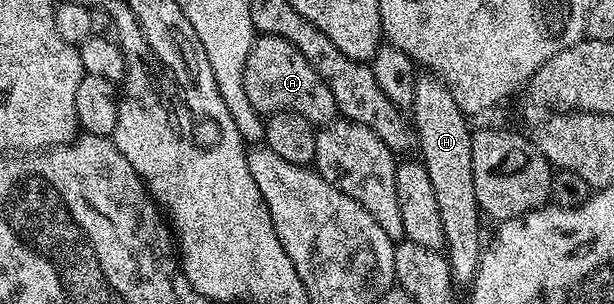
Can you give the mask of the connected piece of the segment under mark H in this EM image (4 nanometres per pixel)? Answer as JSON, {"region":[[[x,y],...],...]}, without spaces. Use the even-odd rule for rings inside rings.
{"region":[[[430,74],[415,77],[409,119],[415,125],[419,139],[418,159],[429,174],[429,182],[433,182],[433,194],[442,222],[445,255],[450,262],[451,276],[456,285],[470,285],[475,279],[483,253],[480,226],[483,218],[477,194],[473,194],[472,125],[467,125],[468,117],[457,106],[457,102],[453,102],[453,94],[449,94],[447,87]]]}

